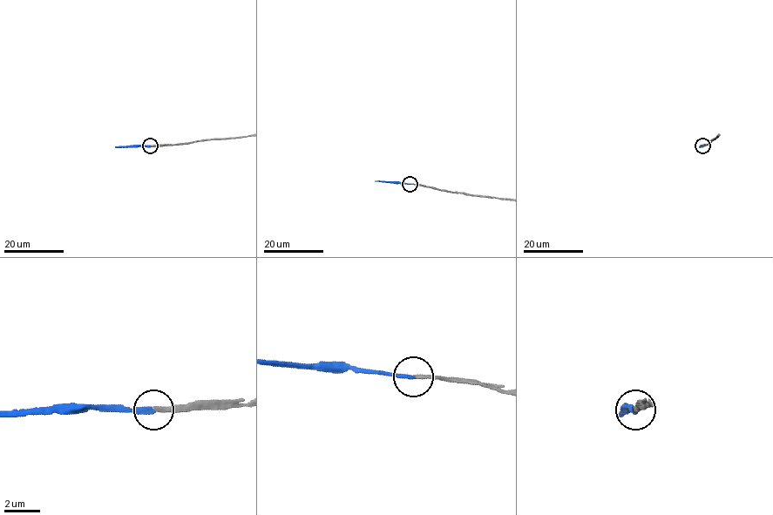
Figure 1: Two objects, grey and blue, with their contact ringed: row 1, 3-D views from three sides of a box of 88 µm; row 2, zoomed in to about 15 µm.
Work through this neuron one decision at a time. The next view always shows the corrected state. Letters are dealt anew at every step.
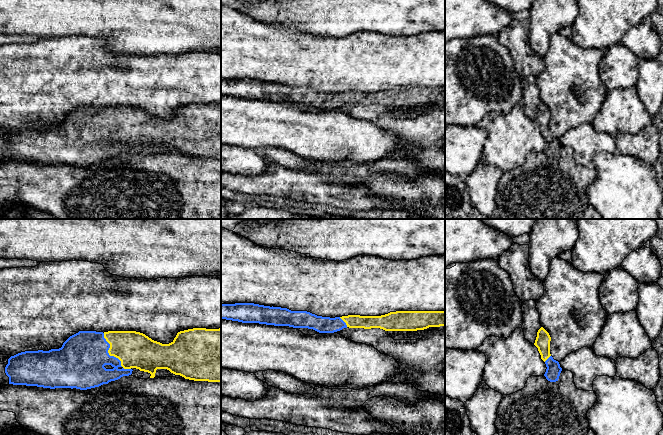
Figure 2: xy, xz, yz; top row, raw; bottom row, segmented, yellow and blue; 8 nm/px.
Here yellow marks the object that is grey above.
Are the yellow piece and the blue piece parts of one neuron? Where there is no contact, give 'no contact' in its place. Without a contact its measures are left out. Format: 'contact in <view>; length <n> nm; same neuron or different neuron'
contact in xy; length 360 nm; same neuron

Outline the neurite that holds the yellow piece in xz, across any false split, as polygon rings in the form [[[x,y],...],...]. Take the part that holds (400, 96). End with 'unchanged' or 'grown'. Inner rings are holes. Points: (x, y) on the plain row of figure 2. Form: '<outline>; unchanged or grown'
[[[254,79],[221,80],[221,95],[334,109],[343,104],[380,104],[385,107],[417,107],[445,102],[445,87],[396,87],[381,92],[322,93],[307,87],[291,87]]]; grown

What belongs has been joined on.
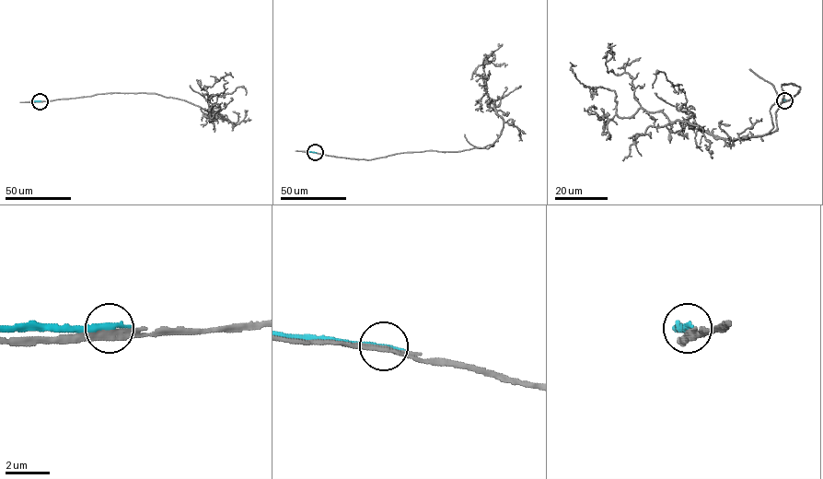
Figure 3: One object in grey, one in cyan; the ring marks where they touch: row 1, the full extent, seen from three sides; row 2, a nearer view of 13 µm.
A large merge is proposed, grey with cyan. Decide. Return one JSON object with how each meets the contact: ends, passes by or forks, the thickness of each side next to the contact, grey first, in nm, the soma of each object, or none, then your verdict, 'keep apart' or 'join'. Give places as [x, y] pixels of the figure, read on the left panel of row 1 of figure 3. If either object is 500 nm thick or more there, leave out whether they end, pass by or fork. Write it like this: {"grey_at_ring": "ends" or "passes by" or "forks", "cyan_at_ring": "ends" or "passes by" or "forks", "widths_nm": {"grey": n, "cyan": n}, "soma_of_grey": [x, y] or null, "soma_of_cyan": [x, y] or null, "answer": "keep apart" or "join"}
{"grey_at_ring": "passes by", "cyan_at_ring": "ends", "widths_nm": {"grey": 260, "cyan": 260}, "soma_of_grey": null, "soma_of_cyan": null, "answer": "keep apart"}

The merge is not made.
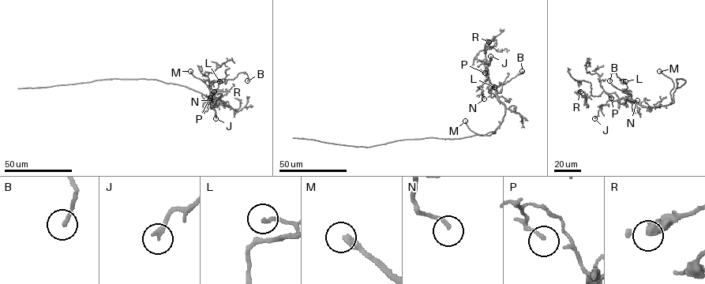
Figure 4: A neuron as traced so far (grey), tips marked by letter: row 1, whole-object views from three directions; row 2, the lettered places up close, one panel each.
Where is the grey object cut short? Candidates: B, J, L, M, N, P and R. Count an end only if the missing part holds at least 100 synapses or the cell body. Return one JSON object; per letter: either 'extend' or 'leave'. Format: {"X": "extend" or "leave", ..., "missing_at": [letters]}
{"B": "leave", "J": "leave", "L": "leave", "M": "extend", "N": "leave", "P": "leave", "R": "leave", "missing_at": ["M"]}

